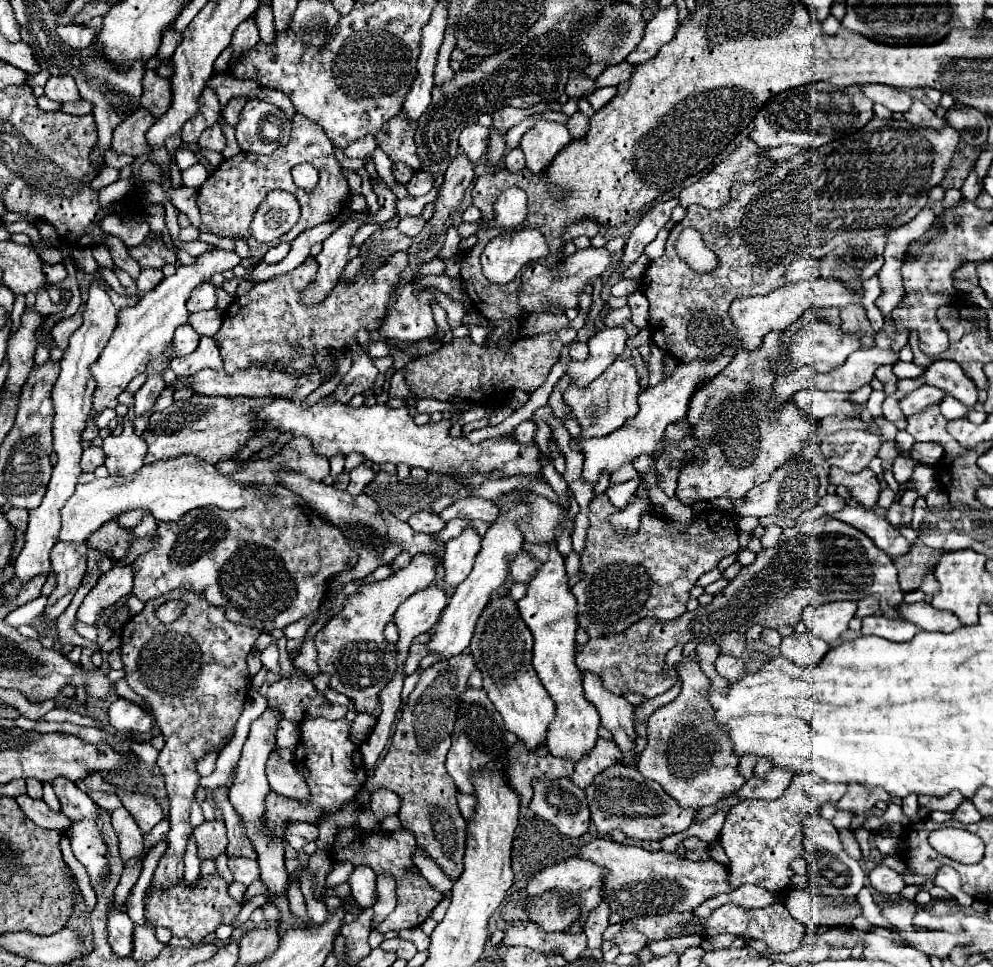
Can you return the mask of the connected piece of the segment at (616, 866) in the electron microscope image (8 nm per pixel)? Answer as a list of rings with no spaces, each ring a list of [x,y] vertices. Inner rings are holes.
[[[601,837],[591,839],[575,855],[581,859],[589,859],[607,871],[601,895],[603,901],[609,903],[611,913],[619,913],[623,919],[665,915],[669,911],[693,911],[705,899],[731,891],[731,887],[727,885],[725,865],[715,863],[713,859],[695,863],[679,857],[677,853],[645,851],[641,847],[627,847]]]

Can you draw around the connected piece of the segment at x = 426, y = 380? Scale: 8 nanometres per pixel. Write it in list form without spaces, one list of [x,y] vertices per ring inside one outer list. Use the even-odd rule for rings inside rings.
[[[481,227],[477,229],[477,243],[467,253],[463,253],[461,259],[461,281],[463,287],[469,291],[476,309],[483,317],[493,323],[489,337],[485,339],[485,345],[475,345],[469,337],[465,339],[453,339],[449,343],[443,343],[441,349],[423,355],[421,359],[409,363],[405,369],[405,381],[409,389],[423,399],[437,399],[437,401],[451,401],[451,399],[465,399],[473,403],[481,403],[483,407],[503,407],[505,397],[513,391],[535,391],[541,387],[551,367],[557,363],[561,349],[569,345],[577,331],[575,329],[559,329],[551,333],[541,333],[535,337],[525,337],[523,321],[527,317],[527,311],[519,305],[519,283],[507,283],[497,285],[485,279],[481,273],[481,253],[485,245],[497,237],[501,229]]]

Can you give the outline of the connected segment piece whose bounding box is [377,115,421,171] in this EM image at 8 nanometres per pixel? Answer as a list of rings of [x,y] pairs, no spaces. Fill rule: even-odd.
[[[401,115],[393,117],[389,123],[389,127],[385,127],[377,137],[377,145],[381,145],[381,149],[389,155],[391,161],[403,161],[407,165],[411,165],[415,171],[419,171],[421,163],[417,159],[417,147],[413,143],[413,133],[415,127],[409,125],[407,119],[403,119]]]

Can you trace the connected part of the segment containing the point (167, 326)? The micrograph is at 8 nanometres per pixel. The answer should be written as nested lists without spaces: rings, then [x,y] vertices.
[[[213,247],[213,249],[201,253],[193,265],[179,265],[175,275],[161,279],[161,283],[155,289],[141,295],[137,305],[119,309],[117,329],[113,331],[113,337],[109,339],[107,347],[99,355],[97,363],[93,363],[93,367],[89,367],[93,379],[97,381],[97,387],[93,393],[87,427],[85,427],[85,431],[81,431],[83,441],[93,441],[99,435],[99,427],[95,425],[95,415],[101,413],[103,409],[115,409],[119,403],[117,397],[127,389],[129,381],[133,377],[137,377],[139,373],[143,373],[147,369],[149,361],[153,361],[165,353],[165,347],[171,345],[173,331],[179,325],[189,323],[187,299],[189,299],[191,291],[201,287],[201,283],[207,283],[215,273],[231,271],[239,263],[241,263],[241,259],[235,251],[225,251],[225,249]]]

